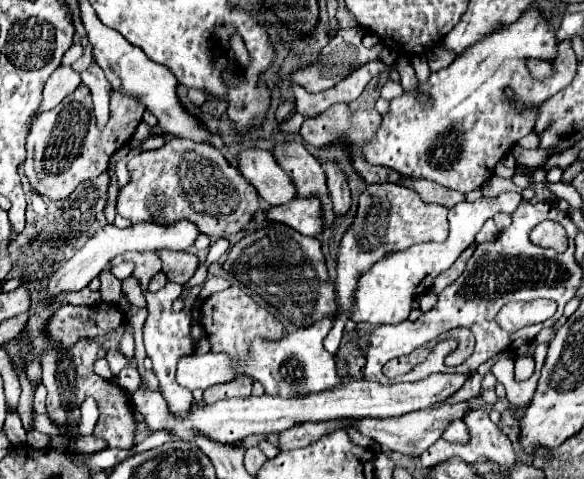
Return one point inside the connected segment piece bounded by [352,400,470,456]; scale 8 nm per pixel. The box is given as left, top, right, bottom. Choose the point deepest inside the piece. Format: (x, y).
(412, 433)

